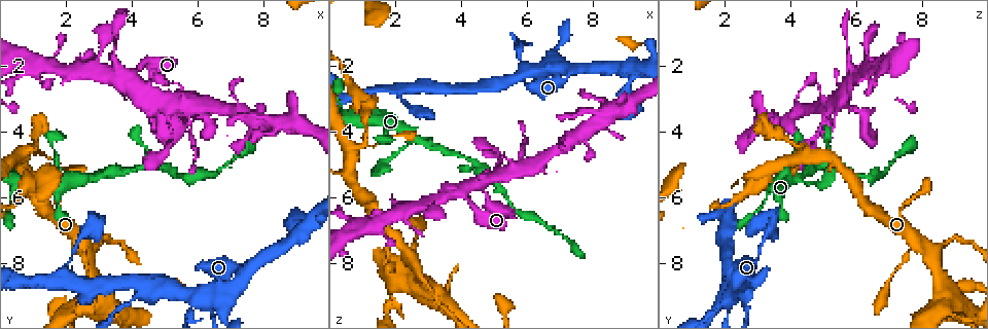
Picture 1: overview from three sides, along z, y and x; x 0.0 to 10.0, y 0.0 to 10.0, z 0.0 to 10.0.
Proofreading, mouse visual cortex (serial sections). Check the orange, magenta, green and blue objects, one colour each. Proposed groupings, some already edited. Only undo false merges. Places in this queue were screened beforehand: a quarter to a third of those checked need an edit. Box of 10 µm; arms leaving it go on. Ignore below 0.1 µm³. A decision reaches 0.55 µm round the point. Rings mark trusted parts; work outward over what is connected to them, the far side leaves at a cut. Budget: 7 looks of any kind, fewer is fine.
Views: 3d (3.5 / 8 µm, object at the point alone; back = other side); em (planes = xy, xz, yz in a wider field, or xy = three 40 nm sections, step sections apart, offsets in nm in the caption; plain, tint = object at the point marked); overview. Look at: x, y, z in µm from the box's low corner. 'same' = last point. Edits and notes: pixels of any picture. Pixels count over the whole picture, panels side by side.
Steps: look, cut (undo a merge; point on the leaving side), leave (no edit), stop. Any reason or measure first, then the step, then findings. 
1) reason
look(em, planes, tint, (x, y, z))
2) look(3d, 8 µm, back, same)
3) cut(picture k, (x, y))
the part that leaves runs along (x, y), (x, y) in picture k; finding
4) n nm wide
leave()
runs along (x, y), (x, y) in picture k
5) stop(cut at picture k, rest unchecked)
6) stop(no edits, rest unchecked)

four or more arms meet
look(3d, 3.5 µm, (2.80, 8.85, 8.55))

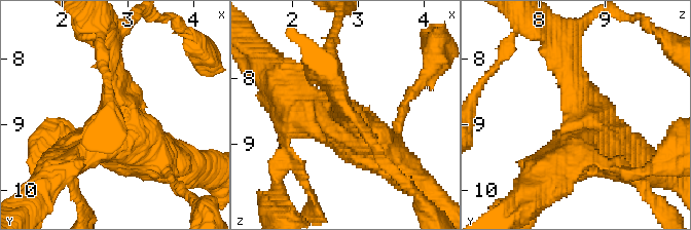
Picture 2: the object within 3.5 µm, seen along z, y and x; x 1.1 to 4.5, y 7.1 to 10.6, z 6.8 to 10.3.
shape alone is not enough
look(em, xy, step 2, tint, (2.75, 8.80, 8.60))

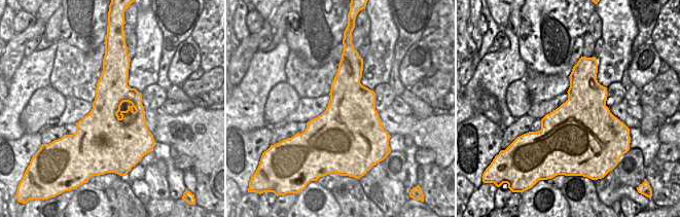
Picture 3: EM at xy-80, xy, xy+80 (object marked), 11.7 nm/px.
cut it another way
look(em, xy, step 1, tint, same)

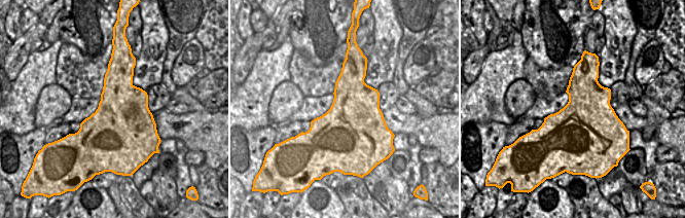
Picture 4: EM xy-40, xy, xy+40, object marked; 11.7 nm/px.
leave()
runs along (565, 68), (585, 130), (622, 159) in picture 2; all the same cell

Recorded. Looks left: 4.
sharp bend
look(3d, 3.5 µm, (7.45, 8.45, 2.10))

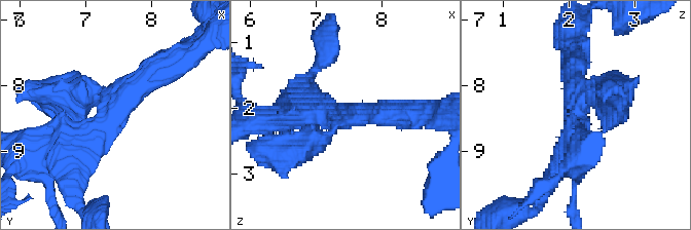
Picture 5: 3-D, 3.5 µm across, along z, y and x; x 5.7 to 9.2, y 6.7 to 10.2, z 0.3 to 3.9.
3 arms; arms of 300, 400, 450 nm
look(em, xy, step 1, tint, (7.45, 8.50, 2.10))

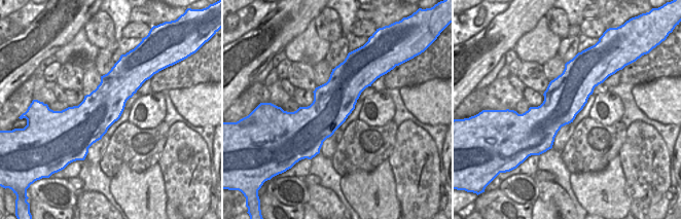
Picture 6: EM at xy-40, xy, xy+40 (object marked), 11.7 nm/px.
leave()
runs along (610, 93), (578, 107), (578, 148) in picture 5; one cell here

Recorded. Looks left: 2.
look(3d, 3.5 µm, (4.65, 8.85, 2.60))

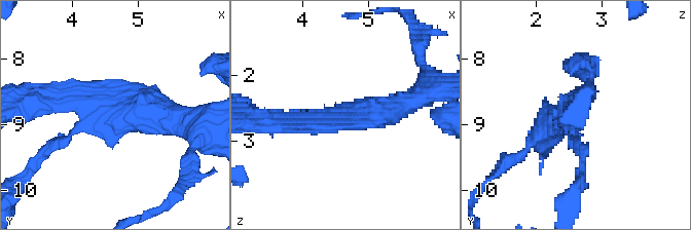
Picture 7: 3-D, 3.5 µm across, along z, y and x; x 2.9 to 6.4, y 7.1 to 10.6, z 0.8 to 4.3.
3 arms; arms of 150, 250, 350 nm
look(em, planes, tint, (4.60, 8.85, 2.60))

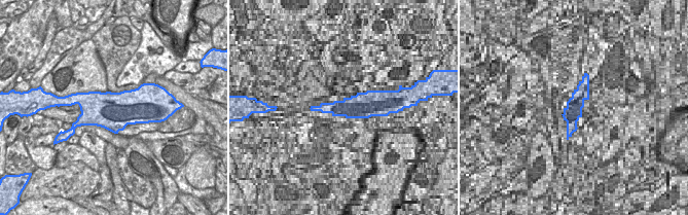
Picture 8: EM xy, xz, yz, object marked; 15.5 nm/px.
leave()
runs along (180, 118), (47, 96) in picture 7; continuous, no second cell

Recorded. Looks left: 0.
stop(no edits, rest unchecked)

